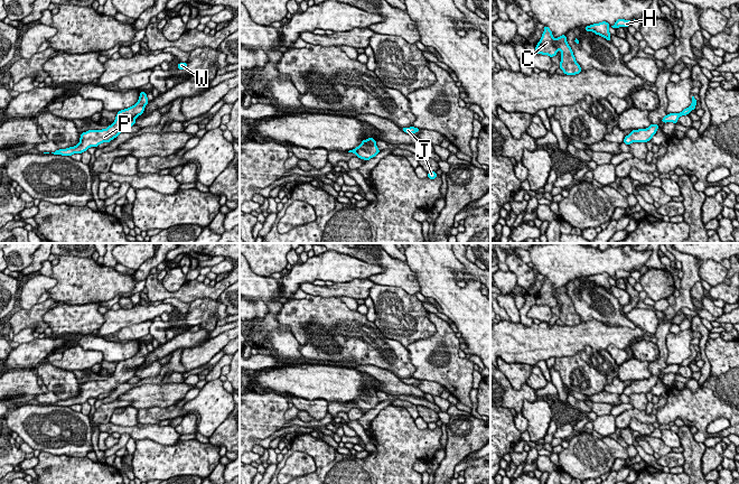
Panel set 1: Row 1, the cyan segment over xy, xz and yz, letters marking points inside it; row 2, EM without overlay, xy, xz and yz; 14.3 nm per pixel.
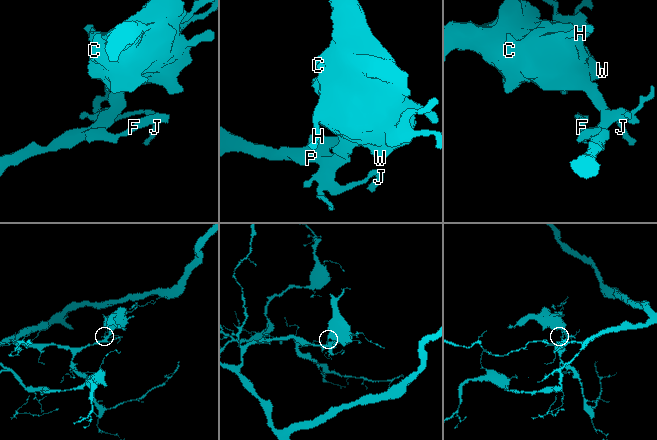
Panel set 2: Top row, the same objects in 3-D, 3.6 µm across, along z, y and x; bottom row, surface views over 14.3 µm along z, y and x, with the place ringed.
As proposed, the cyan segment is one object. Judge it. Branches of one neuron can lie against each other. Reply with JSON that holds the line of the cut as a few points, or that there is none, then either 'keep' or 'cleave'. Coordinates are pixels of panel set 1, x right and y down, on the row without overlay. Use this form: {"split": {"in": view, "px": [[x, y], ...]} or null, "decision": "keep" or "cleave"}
{"split": null, "decision": "keep"}

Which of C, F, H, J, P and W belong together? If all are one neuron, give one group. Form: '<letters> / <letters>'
C F H J P W

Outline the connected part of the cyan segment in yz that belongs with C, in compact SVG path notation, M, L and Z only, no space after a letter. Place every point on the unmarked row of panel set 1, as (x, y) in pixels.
M544 277L544 282L537 296L535 296L536 305L549 306L553 308L558 301L561 301L560 319L567 326L576 326L581 323L580 316L577 314L573 302L567 294L565 286L553 289L552 282L548 277Z

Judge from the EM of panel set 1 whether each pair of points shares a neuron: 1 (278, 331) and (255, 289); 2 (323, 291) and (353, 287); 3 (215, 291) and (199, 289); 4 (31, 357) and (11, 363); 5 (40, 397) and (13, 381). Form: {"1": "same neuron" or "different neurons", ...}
{"1": "same neuron", "2": "same neuron", "3": "same neuron", "4": "same neuron", "5": "same neuron"}

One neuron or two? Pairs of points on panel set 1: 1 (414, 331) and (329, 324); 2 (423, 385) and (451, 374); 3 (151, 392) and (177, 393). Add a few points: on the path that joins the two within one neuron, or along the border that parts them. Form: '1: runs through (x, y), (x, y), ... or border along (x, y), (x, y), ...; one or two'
1: border along (374, 322), (375, 326), (385, 336), (400, 342); two
2: border along (420, 379), (436, 381), (445, 388); two
3: runs through (158, 392), (170, 393); one

